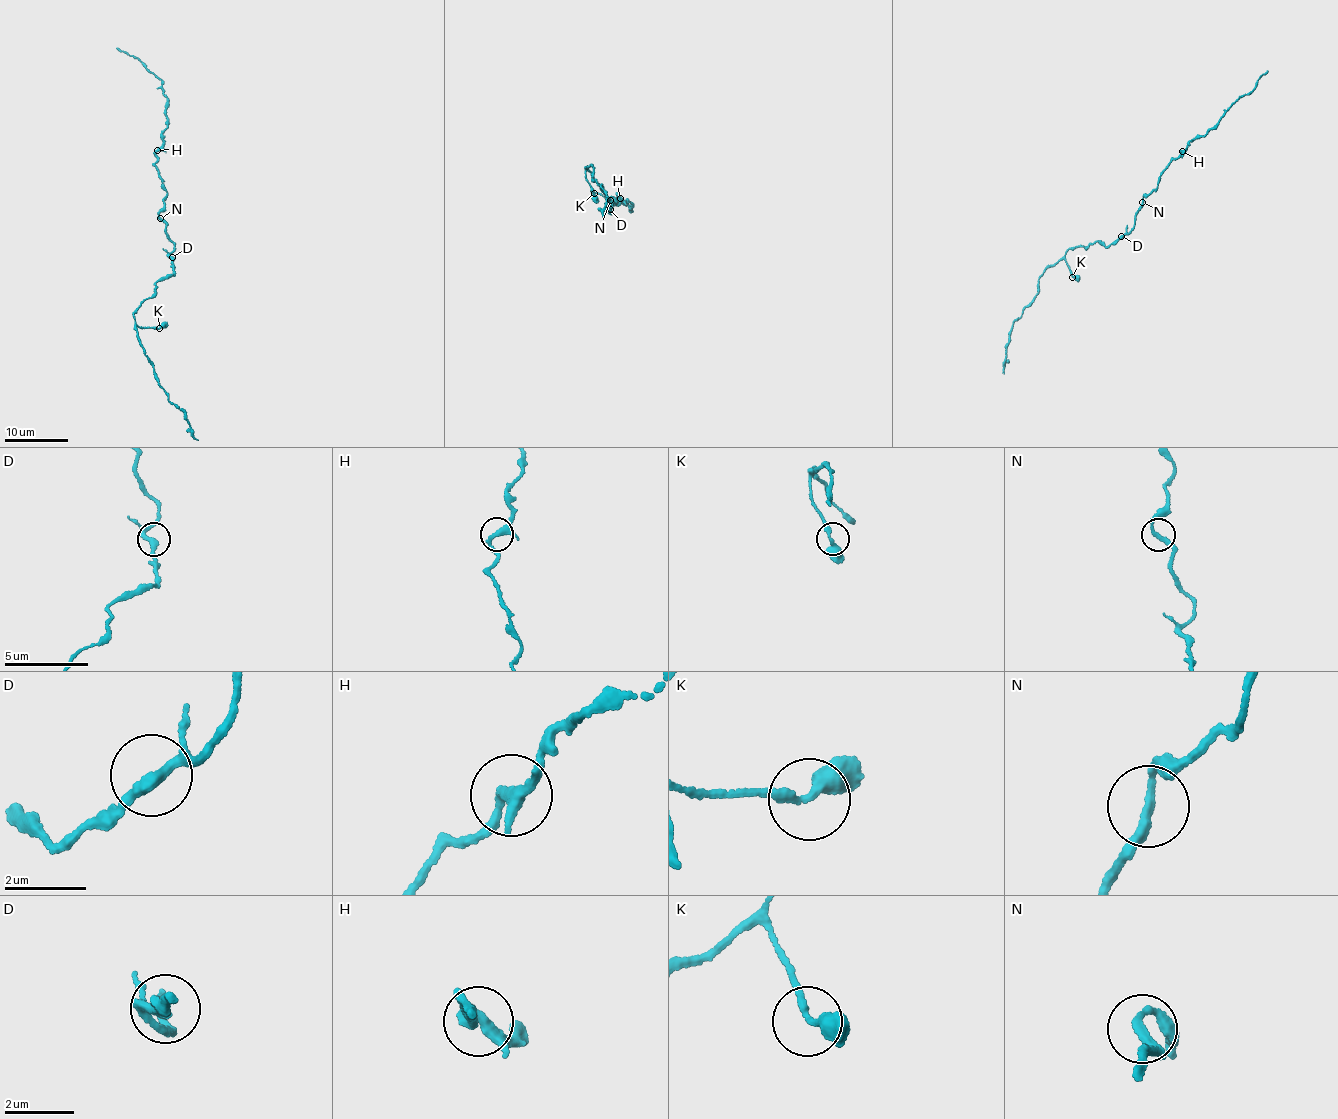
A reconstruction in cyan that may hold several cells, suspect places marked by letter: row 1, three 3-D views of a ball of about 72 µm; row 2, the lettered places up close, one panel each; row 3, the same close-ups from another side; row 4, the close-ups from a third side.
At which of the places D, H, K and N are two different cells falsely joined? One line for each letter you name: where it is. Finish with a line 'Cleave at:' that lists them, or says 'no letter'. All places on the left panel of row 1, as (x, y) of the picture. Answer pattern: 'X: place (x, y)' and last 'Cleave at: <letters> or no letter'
Cleave at: no letter

